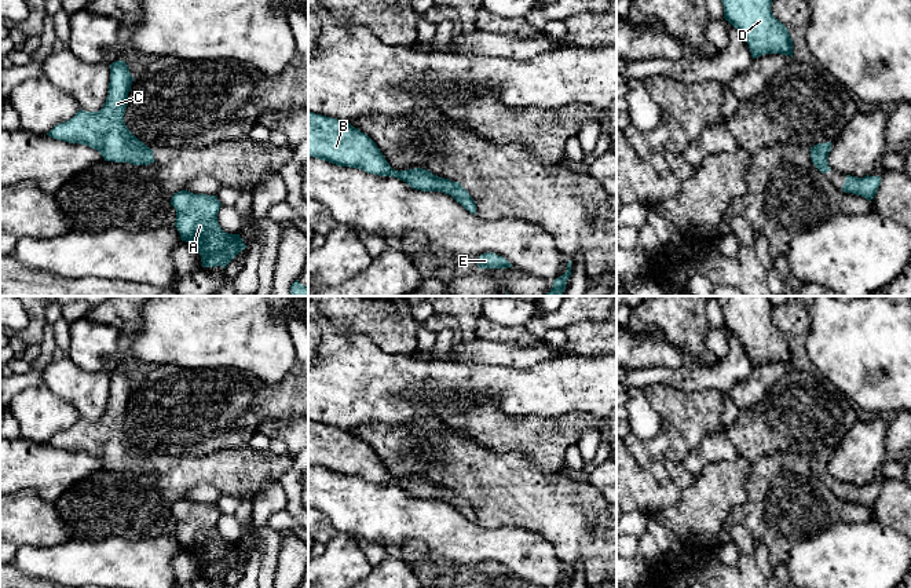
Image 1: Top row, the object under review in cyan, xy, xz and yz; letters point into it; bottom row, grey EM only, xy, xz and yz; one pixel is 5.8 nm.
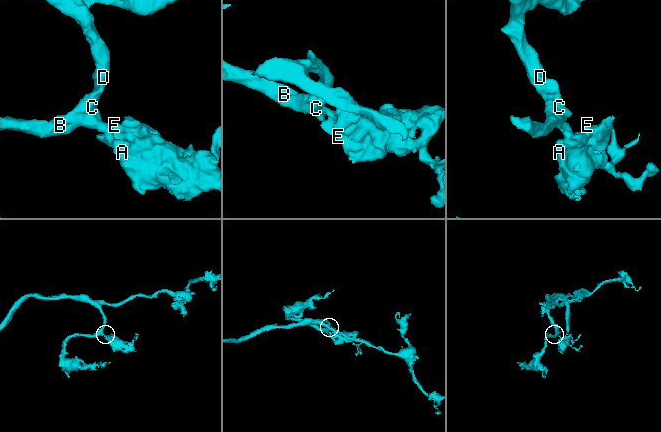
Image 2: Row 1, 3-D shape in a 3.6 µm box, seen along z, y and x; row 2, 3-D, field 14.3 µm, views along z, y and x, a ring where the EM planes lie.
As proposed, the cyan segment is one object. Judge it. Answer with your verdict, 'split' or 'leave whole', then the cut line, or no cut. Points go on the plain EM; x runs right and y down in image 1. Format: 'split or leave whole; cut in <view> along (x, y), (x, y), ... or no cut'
leave whole; no cut

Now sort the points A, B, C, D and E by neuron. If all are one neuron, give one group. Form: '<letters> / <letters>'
A B C D E

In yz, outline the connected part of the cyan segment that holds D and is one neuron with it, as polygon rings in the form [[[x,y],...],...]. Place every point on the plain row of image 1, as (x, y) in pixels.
[[[767,296],[716,297],[725,329],[740,340],[753,368],[773,361],[793,366],[793,348],[789,337],[773,325],[772,304]]]

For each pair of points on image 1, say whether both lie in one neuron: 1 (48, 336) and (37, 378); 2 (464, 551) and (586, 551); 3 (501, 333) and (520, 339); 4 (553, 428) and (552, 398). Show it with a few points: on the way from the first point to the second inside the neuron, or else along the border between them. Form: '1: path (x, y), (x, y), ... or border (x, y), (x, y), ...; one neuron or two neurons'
1: path (48, 346), (46, 358), (37, 368); one neuron
2: border (531, 530), (552, 546), (567, 569); two neurons
3: path (505, 333), (516, 335); one neuron
4: border (585, 411), (567, 411), (548, 417), (520, 416); two neurons

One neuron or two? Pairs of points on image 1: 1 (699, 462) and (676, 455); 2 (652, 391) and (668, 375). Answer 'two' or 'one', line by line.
1: two
2: two

